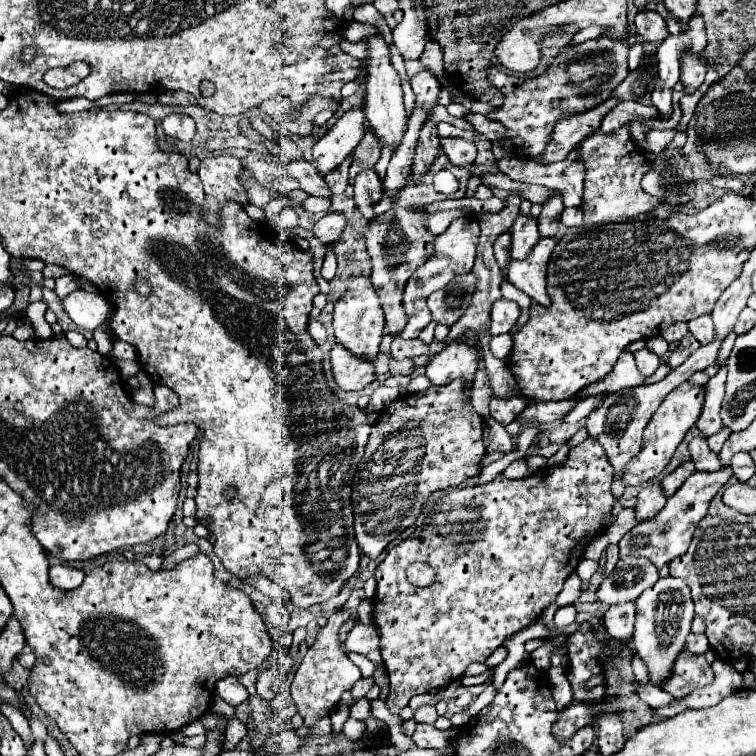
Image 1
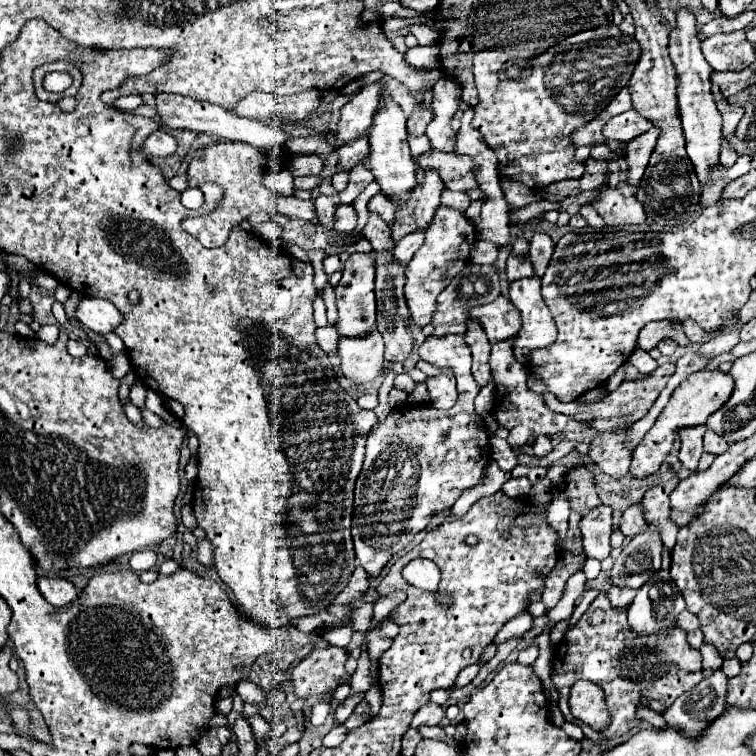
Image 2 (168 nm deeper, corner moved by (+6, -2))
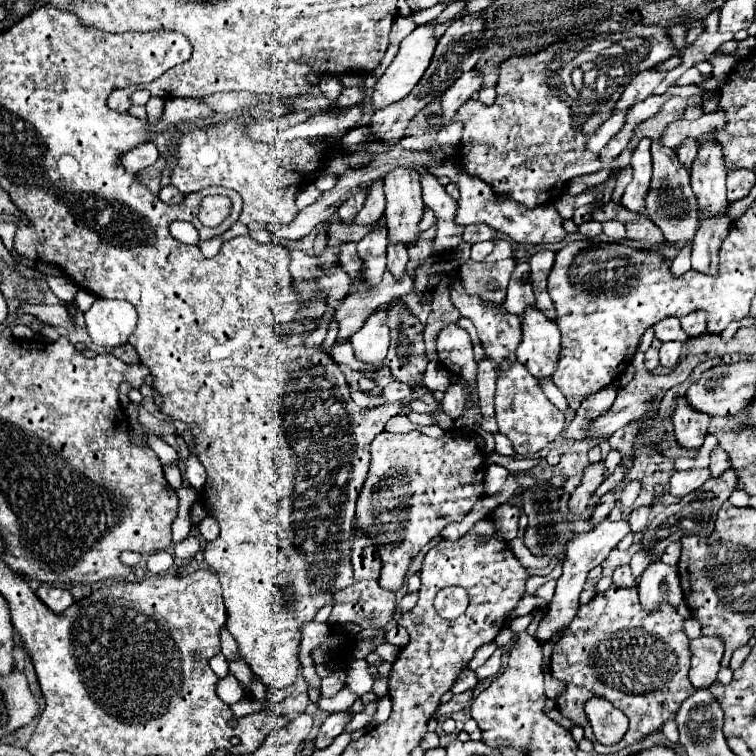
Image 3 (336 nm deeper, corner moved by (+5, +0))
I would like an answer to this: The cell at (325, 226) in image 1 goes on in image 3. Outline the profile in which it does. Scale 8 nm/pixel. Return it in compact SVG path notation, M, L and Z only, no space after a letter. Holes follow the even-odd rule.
M375 182L369 188L369 196L365 200L363 210L357 214L355 224L375 224L379 218L385 214L385 192L383 192L383 182Z

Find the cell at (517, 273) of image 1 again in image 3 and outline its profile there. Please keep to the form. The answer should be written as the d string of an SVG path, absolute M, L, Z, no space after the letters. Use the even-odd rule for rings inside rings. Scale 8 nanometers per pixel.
M531 308L523 314L523 340L517 348L517 360L527 366L535 378L551 378L561 350L561 334L555 322L547 320L541 310Z

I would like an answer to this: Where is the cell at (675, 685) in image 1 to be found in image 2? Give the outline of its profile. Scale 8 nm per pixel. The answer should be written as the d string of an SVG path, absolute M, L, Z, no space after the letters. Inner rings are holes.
M600 592L596 596L596 600L582 614L580 622L572 630L568 630L564 634L562 642L554 650L554 660L552 660L552 682L554 682L556 690L560 692L558 706L560 706L564 718L568 722L574 722L574 724L580 726L580 720L576 720L570 714L570 710L568 710L568 694L570 694L570 688L572 688L572 684L576 680L596 682L604 690L604 694L606 694L606 708L608 708L608 714L610 714L610 724L604 730L592 730L590 726L588 726L588 730L582 730L588 738L592 738L596 742L600 742L604 738L610 740L610 738L622 736L630 728L638 726L638 718L634 714L638 702L642 702L644 706L648 706L648 708L652 708L656 712L662 712L680 694L684 694L690 688L694 688L702 678L704 678L702 676L702 656L700 656L698 650L694 650L694 648L690 648L686 644L686 634L680 628L674 628L674 632L670 632L670 636L666 636L664 642L662 640L650 640L650 638L644 638L644 636L634 636L634 632L630 632L630 626L626 622L626 610L612 608L604 592Z

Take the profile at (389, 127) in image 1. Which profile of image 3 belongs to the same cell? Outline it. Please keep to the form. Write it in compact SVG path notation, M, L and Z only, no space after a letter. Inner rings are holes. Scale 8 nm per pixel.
M395 168L385 176L387 230L391 244L411 246L419 240L419 222L423 218L423 200L419 174L411 168Z

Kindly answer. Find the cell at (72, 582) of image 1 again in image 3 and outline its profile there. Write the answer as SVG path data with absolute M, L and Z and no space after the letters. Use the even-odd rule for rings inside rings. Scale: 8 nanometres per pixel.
M49 584L39 586L39 590L35 592L37 598L55 614L61 614L65 608L69 608L73 604L73 596L69 590L61 590L61 588L53 588Z

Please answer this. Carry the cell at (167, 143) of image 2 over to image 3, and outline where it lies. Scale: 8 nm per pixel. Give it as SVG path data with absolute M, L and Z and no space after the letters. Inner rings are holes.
M145 142L141 146L135 146L133 150L129 150L127 154L121 156L121 166L129 172L129 174L139 174L143 168L151 166L155 160L159 158L157 146L153 142Z

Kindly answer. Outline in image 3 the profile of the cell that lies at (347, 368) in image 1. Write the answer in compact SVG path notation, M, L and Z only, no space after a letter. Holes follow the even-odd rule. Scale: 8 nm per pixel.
M387 310L373 312L365 326L351 336L351 344L355 356L361 362L381 362L387 356L389 348L389 326L387 326Z

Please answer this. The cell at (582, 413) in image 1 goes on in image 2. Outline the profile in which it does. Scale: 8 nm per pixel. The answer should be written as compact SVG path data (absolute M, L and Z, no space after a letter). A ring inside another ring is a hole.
M496 342L492 346L492 352L490 352L490 368L494 372L494 382L496 382L496 402L494 402L494 412L496 412L496 420L500 426L506 426L510 436L508 436L508 444L512 448L516 446L522 446L528 442L528 438L534 434L534 436L540 436L540 434L556 434L556 432L562 432L568 418L564 414L554 414L550 412L540 394L534 394L532 390L528 390L526 386L526 378L528 378L528 372L526 372L526 366L520 364L514 354L512 354L512 344L510 342Z

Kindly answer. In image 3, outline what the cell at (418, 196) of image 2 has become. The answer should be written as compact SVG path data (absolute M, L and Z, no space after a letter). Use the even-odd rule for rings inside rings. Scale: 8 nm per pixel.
M429 228L427 232L421 234L419 242L415 246L409 246L409 264L407 264L407 272L409 276L415 280L415 270L417 266L421 266L431 254L433 254L433 248L431 248L431 242L435 240L435 228Z

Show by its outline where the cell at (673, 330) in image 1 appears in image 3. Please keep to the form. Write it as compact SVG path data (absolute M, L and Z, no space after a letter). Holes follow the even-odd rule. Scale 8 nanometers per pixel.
M665 342L665 344L661 346L661 350L659 350L661 366L673 368L675 364L679 364L679 360L681 360L681 348L683 348L681 342Z

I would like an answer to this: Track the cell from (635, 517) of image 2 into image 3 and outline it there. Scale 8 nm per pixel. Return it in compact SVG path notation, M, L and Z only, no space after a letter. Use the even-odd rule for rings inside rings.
M625 518L617 520L617 522L603 520L591 532L587 532L587 534L575 534L569 540L569 544L567 544L567 556L565 556L565 562L563 562L563 574L557 580L557 590L555 590L555 596L553 596L553 600L549 604L549 614L541 620L539 628L535 630L537 642L547 644L555 634L559 634L561 630L565 630L571 624L571 620L575 618L575 614L579 610L579 594L583 590L583 584L587 580L589 570L595 568L595 566L599 566L627 532L629 532L629 526L627 526Z

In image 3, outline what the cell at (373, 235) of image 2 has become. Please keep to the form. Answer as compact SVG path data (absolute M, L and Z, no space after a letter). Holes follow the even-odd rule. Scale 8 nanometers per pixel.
M391 246L387 248L387 270L393 274L395 280L401 280L405 274L405 266L409 262L409 254L405 246Z

